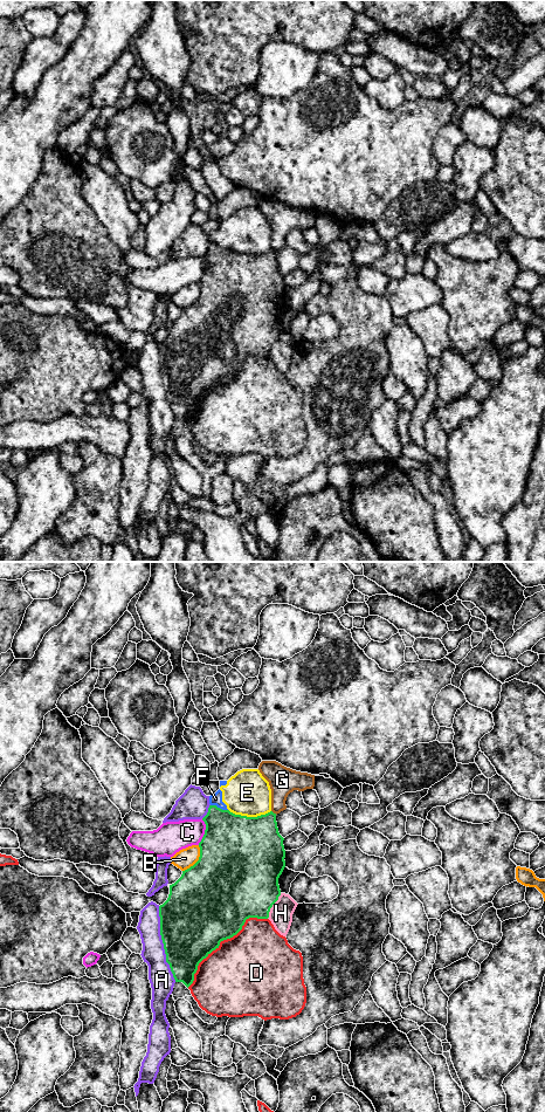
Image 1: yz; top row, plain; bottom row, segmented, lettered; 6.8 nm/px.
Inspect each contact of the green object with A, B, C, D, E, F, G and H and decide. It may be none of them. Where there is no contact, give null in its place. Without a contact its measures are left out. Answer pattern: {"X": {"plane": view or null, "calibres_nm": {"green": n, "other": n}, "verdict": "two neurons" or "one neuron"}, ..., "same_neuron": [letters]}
{"A": {"plane": "yz", "calibres_nm": {"green": 460, "other": 160}, "verdict": "two neurons"}, "B": {"plane": "yz", "calibres_nm": {"green": 500, "other": 140}, "verdict": "two neurons"}, "C": {"plane": "yz", "calibres_nm": {"green": 500, "other": 220}, "verdict": "two neurons"}, "D": {"plane": "yz", "calibres_nm": {"green": 500, "other": 480}, "verdict": "two neurons"}, "E": {"plane": "yz", "calibres_nm": {"green": 500, "other": 300}, "verdict": "two neurons"}, "F": {"plane": "yz", "calibres_nm": {"green": 380, "other": 80}, "verdict": "two neurons"}, "G": {"plane": "yz", "calibres_nm": {"green": 360, "other": 190}, "verdict": "two neurons"}, "H": {"plane": "yz", "calibres_nm": {"green": 480, "other": 160}, "verdict": "two neurons"}, "same_neuron": []}

